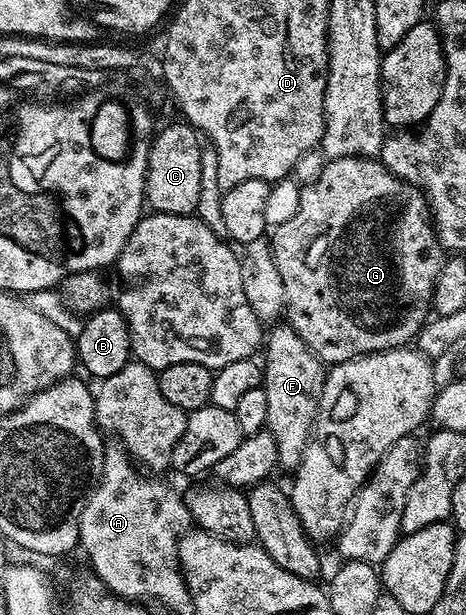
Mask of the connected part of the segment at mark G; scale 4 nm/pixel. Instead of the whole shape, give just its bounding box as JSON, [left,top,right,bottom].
[271,158,447,364]

